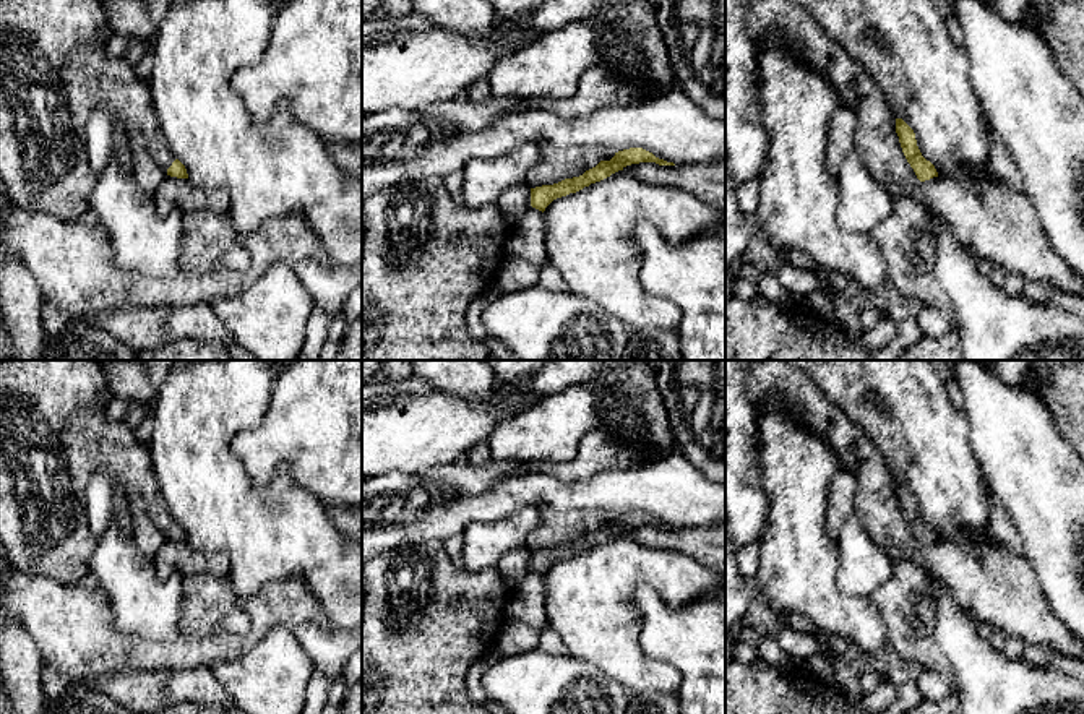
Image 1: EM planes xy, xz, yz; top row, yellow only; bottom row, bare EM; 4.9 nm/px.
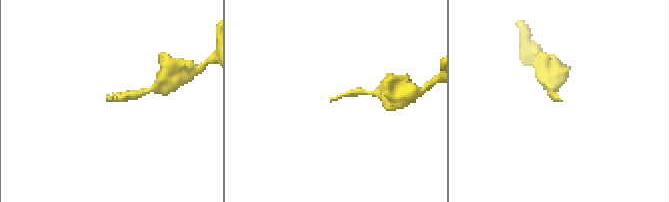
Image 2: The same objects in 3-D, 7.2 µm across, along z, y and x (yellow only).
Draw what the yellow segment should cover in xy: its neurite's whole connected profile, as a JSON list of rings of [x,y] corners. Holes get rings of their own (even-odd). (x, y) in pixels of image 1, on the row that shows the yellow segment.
[[[0,0],[0,178],[6,185],[10,203],[28,213],[80,222],[89,211],[99,174],[89,167],[84,125],[99,105],[110,112],[114,123],[127,135],[127,148],[120,156],[127,170],[133,169],[130,138],[138,133],[149,156],[167,175],[188,178],[185,166],[161,131],[148,83],[136,76],[125,58],[105,54],[105,41],[101,36],[105,23],[102,0]]]

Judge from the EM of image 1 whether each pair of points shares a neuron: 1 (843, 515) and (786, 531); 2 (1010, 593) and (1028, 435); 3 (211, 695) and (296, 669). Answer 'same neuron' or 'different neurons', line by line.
1: different neurons
2: different neurons
3: different neurons

